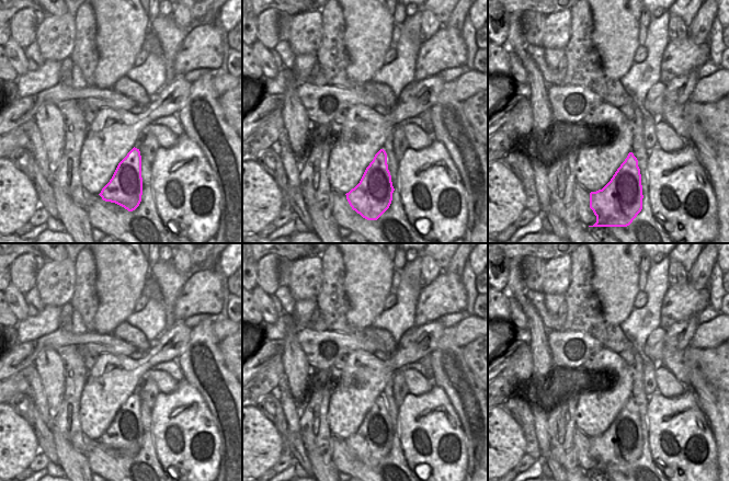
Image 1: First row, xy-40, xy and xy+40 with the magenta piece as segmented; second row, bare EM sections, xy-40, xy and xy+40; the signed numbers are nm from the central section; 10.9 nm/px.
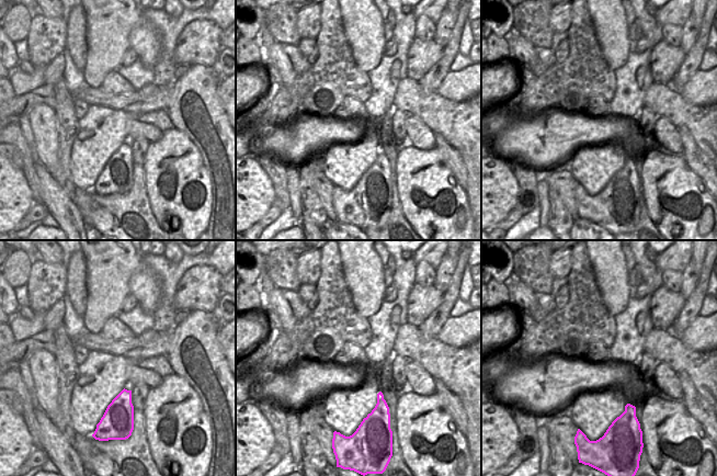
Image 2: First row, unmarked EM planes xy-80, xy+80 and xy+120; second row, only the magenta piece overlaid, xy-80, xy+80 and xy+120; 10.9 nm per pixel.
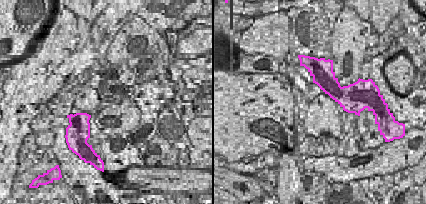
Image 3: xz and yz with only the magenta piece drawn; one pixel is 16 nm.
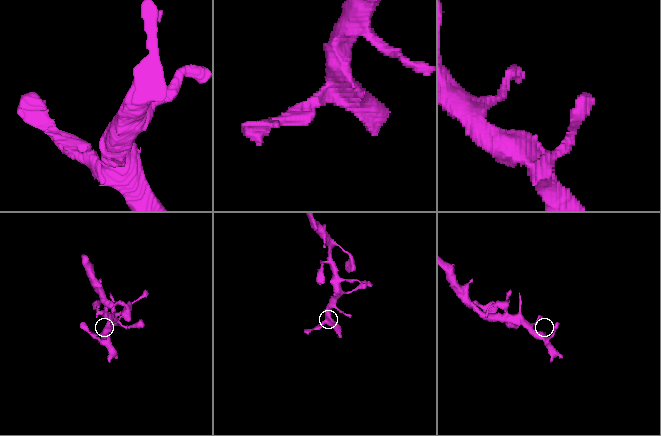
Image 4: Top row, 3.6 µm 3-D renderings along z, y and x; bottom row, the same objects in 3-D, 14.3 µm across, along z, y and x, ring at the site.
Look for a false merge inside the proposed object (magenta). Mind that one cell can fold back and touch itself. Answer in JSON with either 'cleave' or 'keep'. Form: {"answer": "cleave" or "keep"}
{"answer": "keep"}

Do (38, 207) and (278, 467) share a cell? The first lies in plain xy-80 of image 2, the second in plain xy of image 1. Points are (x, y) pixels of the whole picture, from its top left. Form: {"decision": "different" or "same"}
{"decision": "same"}

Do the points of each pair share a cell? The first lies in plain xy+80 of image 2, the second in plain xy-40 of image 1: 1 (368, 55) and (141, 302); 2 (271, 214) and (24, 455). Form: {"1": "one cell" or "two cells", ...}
{"1": "two cells", "2": "two cells"}

